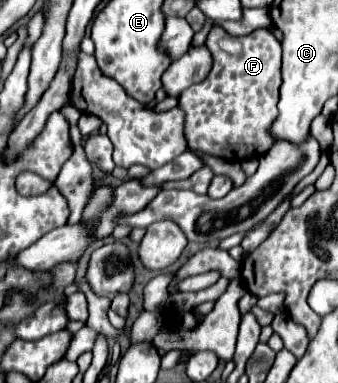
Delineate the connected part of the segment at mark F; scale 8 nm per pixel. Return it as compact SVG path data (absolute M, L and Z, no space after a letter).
M221 26L211 28L205 44L213 54L213 68L203 82L189 86L179 96L179 106L185 112L185 138L191 150L219 156L229 162L243 162L247 158L261 158L275 144L275 138L271 136L269 128L279 114L277 102L281 86L281 44L267 28L259 28L249 36L233 38L239 44L237 52L225 52L223 48L219 48L219 38L227 36L229 34Z

